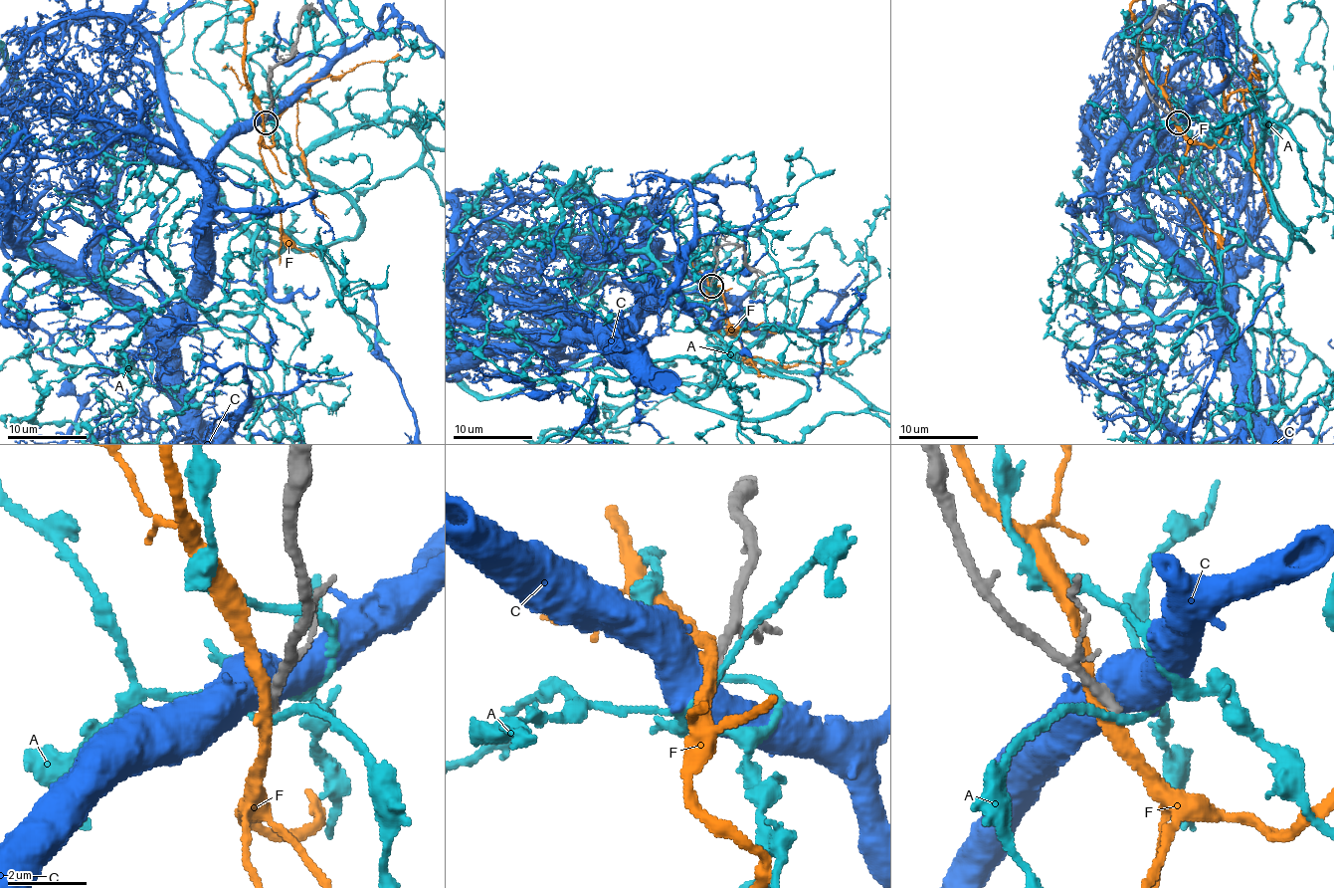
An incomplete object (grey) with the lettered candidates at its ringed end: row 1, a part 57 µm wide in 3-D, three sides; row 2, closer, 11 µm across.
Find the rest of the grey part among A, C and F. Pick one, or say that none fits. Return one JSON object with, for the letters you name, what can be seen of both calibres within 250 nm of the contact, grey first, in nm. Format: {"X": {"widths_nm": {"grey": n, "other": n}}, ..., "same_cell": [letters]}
{"same_cell": []}

